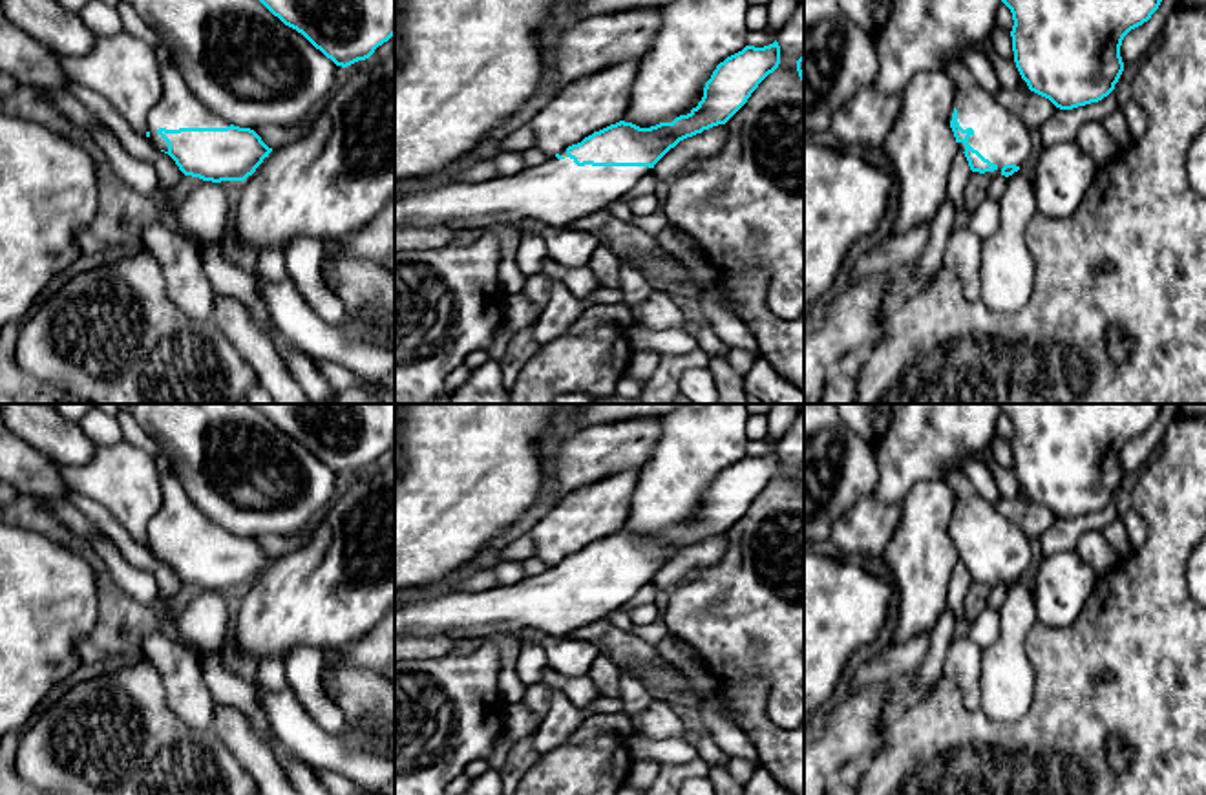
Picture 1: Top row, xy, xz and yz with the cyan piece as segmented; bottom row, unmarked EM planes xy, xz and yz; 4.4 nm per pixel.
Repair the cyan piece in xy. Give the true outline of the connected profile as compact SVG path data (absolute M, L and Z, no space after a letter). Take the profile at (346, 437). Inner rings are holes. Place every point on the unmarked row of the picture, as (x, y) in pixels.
M252 404L336 475L369 468L395 444L395 404Z

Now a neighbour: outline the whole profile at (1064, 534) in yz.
M1111 501L1098 512L1078 515L1073 519L1060 519L1040 537L1042 556L1049 557L1063 550L1074 550L1078 539L1087 532L1100 532L1104 526L1118 519L1116 503Z

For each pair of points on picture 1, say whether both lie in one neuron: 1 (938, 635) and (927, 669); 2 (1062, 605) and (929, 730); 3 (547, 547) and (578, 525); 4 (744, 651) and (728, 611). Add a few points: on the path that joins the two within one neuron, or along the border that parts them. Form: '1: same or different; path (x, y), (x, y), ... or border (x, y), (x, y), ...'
1: same; path (938, 644), (932, 660)
2: different; border (1084, 607), (1066, 625), (1044, 625), (1038, 622)
3: same; path (554, 540), (571, 525)
4: same; path (744, 642), (744, 627), (737, 620)

